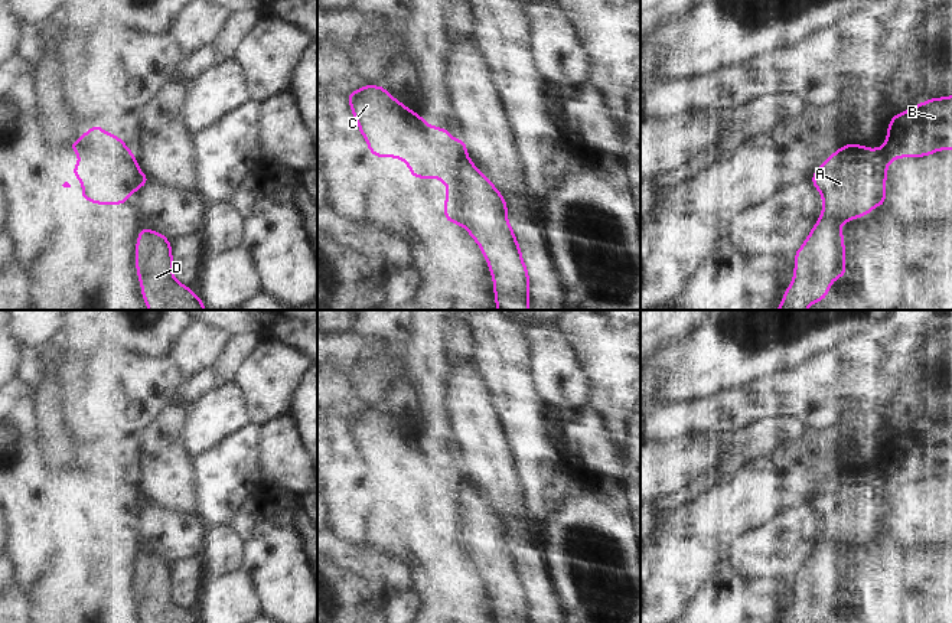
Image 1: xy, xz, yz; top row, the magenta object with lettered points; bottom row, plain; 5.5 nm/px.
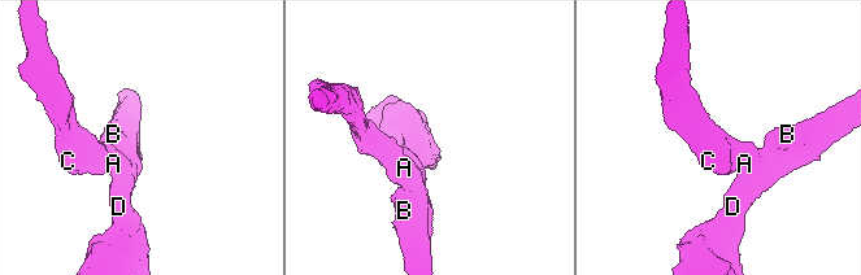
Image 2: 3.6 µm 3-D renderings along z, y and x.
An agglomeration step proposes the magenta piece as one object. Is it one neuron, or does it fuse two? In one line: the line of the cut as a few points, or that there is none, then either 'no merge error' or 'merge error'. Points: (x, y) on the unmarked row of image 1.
xz (468, 480), (444, 505) | merge error

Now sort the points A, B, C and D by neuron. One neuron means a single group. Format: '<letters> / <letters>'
A B D / C

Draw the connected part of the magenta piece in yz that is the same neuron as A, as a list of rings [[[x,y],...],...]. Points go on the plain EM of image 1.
[[[952,420],[929,421],[889,443],[887,460],[880,472],[860,466],[844,467],[811,499],[811,506],[822,518],[822,536],[805,565],[793,577],[793,603],[783,614],[783,623],[825,623],[835,601],[845,601],[845,561],[841,547],[867,539],[876,529],[886,529],[887,490],[897,480],[926,480],[940,473],[952,473]]]

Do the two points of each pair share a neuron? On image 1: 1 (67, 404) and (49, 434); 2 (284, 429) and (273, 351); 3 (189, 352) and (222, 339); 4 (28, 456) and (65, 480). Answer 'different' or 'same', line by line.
1: different
2: different
3: same
4: different

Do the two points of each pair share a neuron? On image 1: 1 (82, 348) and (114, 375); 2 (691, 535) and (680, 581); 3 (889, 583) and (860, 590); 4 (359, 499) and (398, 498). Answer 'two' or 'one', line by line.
1: two
2: one
3: one
4: two

